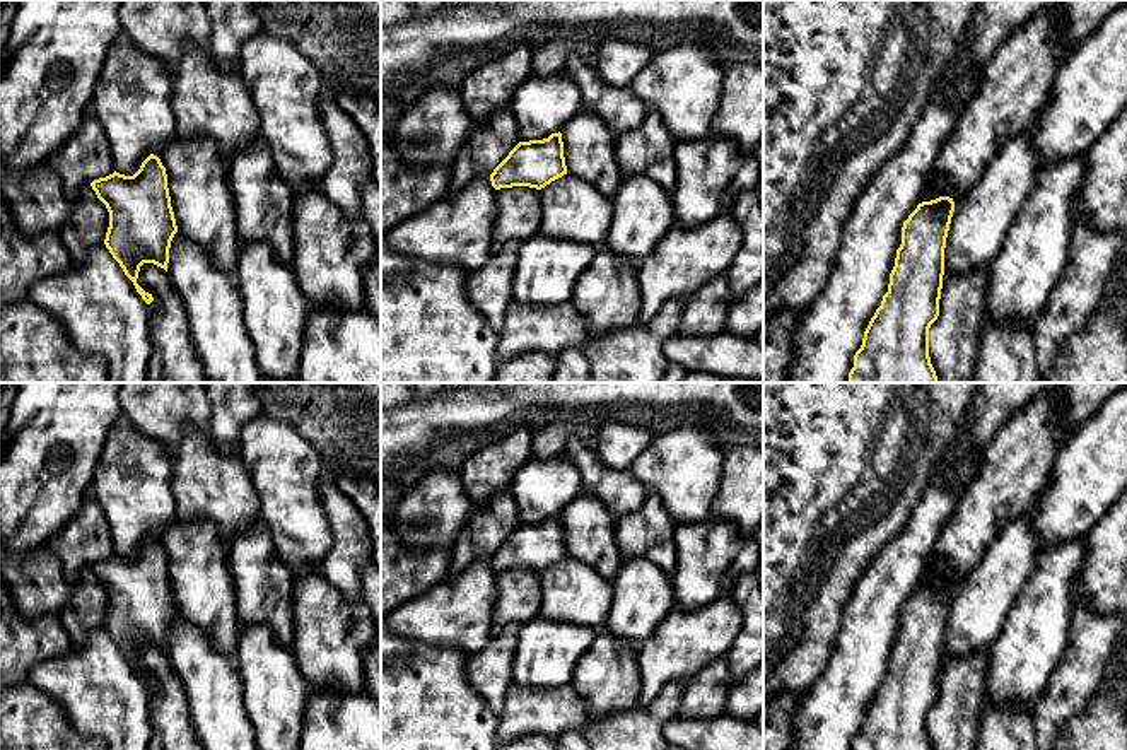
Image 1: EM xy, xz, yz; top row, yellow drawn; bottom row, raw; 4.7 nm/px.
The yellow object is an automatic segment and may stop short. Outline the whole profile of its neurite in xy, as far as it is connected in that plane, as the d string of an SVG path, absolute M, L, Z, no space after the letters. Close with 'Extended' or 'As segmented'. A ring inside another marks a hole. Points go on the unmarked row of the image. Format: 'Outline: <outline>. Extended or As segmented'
Outline: M150 536L133 559L114 554L91 569L109 595L106 630L150 687L152 677L137 666L140 649L154 646L167 654L171 624L178 615L166 550Z. As segmented

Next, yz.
Outline: M939 579L919 586L903 605L888 675L864 714L862 728L854 738L854 750L932 750L929 711L939 699L944 630L953 595L953 581Z. As segmented

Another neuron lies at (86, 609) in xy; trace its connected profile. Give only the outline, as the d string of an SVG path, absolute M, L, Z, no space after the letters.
M84 567L58 613L75 649L82 646L91 630L104 627L108 610L109 595L106 588L97 581L91 567Z

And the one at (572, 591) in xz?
M564 557L540 572L538 617L601 629L613 601L613 579L594 567Z

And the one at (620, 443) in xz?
M606 420L598 425L598 458L610 468L630 472L635 458L652 442L645 425L630 425L625 420Z

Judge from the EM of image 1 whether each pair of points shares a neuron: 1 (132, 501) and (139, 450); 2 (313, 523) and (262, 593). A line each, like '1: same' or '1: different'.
1: same
2: different

